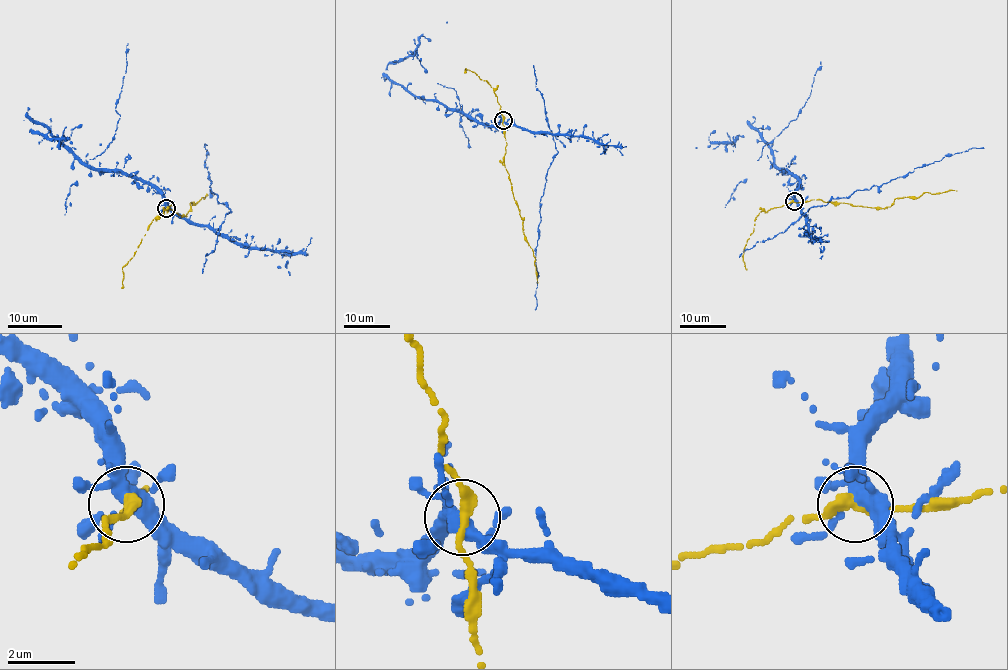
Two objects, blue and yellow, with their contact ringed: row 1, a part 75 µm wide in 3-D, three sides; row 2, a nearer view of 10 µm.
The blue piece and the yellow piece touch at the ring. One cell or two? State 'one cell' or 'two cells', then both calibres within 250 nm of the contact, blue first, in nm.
one cell; calibres 360 and 280 nm

